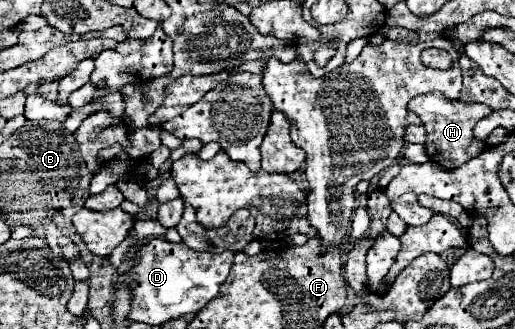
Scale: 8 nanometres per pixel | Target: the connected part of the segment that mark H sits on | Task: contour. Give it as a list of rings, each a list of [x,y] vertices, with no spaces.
[[[428,93],[428,95],[420,95],[414,97],[408,103],[408,109],[412,113],[416,113],[422,121],[422,125],[426,127],[426,153],[430,157],[430,161],[438,163],[444,169],[456,169],[462,163],[470,161],[472,157],[480,155],[484,151],[484,143],[478,141],[474,137],[474,125],[476,121],[480,121],[482,117],[490,115],[492,109],[488,105],[468,105],[462,101],[450,101],[440,93]]]

